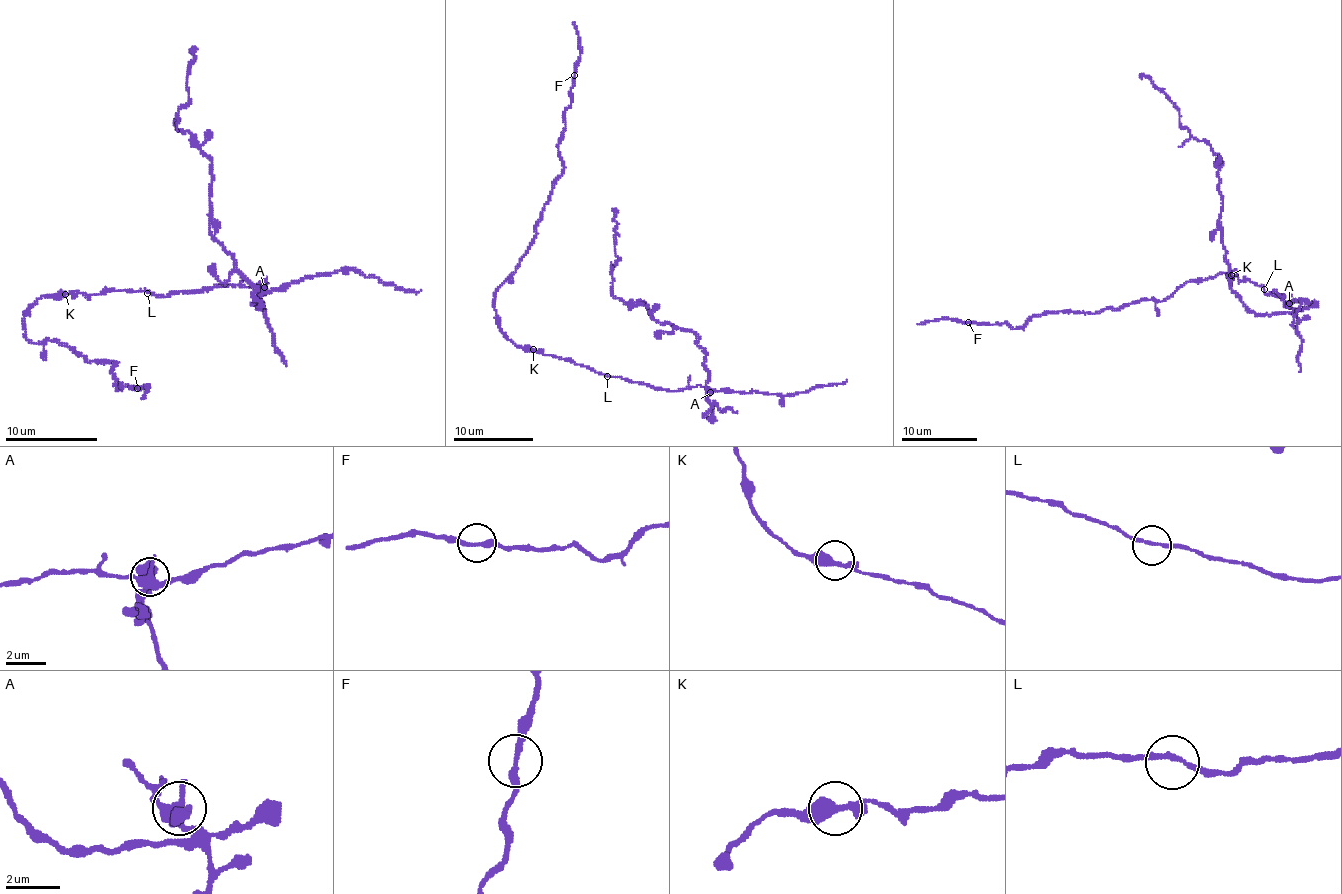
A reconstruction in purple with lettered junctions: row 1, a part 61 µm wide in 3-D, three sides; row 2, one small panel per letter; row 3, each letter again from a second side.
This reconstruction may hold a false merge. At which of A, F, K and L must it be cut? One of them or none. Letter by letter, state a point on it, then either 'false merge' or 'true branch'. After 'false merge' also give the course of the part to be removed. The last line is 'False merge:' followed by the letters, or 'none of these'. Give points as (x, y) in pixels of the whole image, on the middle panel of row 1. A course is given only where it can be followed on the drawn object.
A: (710, 392) | false merge | (711, 393), (706, 396), (705, 352), (692, 332), (613, 295), (616, 208)
F: (574, 75) | true branch
K: (533, 349) | true branch
L: (607, 376) | true branch
False merge: A

